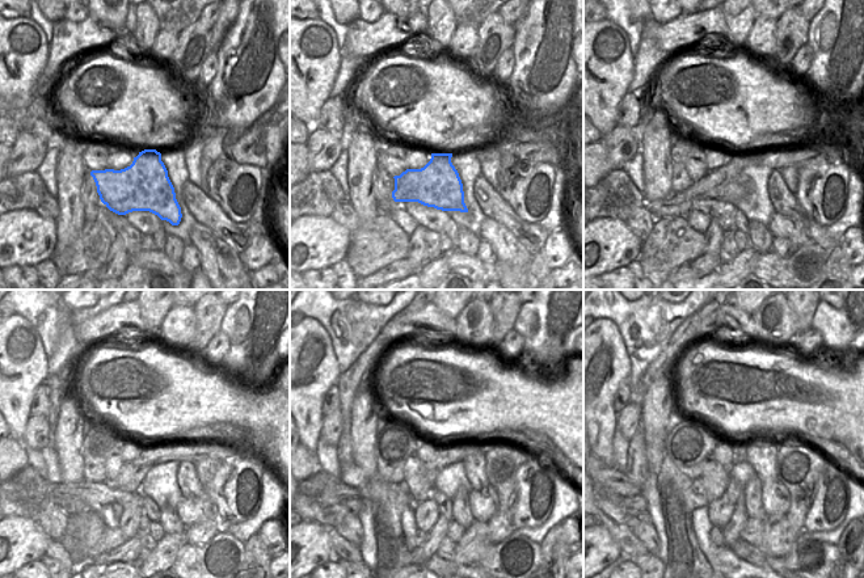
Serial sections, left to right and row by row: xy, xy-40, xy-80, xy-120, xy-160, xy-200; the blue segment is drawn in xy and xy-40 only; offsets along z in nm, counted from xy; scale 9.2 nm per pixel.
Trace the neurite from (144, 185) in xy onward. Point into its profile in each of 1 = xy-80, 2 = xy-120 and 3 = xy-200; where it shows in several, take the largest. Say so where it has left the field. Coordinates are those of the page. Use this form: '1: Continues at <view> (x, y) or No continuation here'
1: Continues at xy-80 (724, 184)
2: Continues at xy-120 (130, 477)
3: Continues at xy-200 (738, 458).

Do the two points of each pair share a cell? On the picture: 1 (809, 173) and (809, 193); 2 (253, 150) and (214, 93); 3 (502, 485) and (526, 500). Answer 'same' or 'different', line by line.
1: same
2: different
3: different

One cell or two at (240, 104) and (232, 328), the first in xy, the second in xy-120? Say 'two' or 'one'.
one

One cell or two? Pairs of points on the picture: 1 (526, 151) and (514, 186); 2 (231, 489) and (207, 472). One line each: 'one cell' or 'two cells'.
1: two cells
2: two cells

